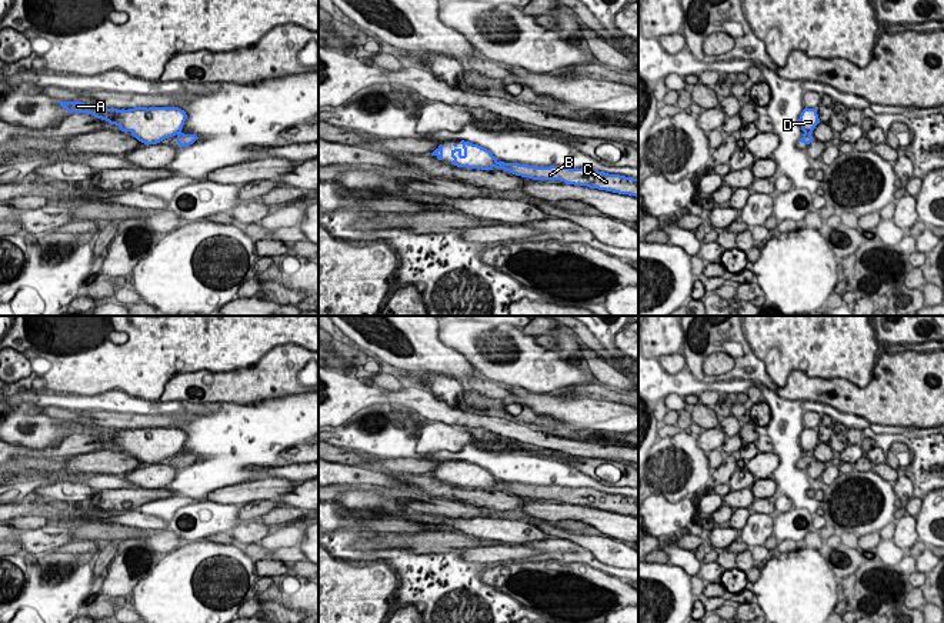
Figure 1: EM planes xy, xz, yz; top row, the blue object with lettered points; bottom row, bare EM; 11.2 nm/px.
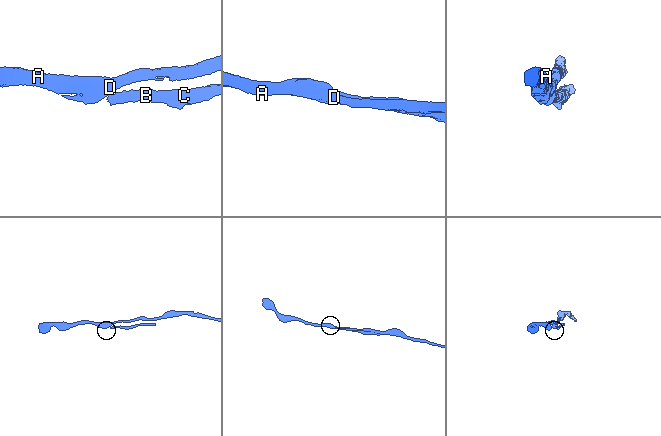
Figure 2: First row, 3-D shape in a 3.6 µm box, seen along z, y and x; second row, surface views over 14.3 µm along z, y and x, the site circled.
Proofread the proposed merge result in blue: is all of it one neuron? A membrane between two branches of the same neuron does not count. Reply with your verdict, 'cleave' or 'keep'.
cleave

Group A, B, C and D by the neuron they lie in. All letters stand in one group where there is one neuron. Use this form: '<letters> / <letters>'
A D / B C

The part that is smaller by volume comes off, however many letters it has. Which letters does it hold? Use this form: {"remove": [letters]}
{"remove": ["B", "C"]}

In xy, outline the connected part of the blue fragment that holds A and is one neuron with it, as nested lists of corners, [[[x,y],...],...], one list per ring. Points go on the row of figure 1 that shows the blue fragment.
[[[59,101],[69,113],[86,113],[131,131],[144,144],[157,144],[181,133],[187,114],[179,107],[103,109],[81,101]]]

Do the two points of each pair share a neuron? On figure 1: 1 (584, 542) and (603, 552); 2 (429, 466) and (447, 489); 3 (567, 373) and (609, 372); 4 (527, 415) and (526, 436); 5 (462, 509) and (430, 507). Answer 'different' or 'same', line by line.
1: same
2: different
3: different
4: different
5: same

